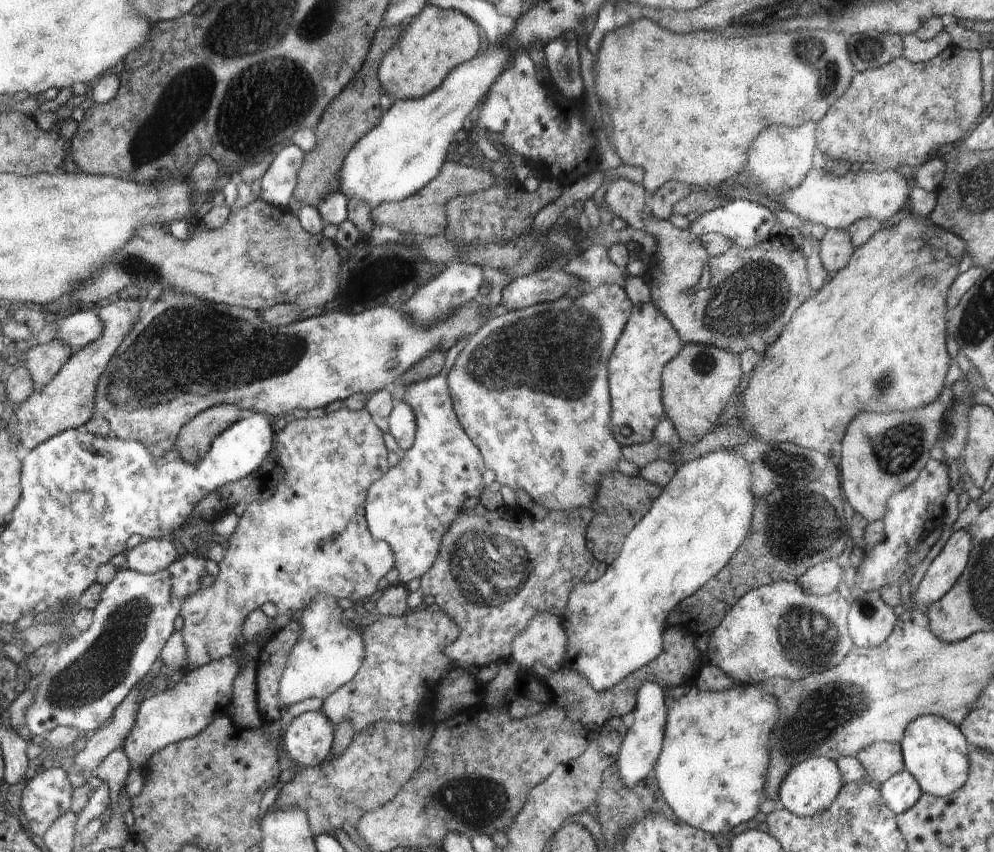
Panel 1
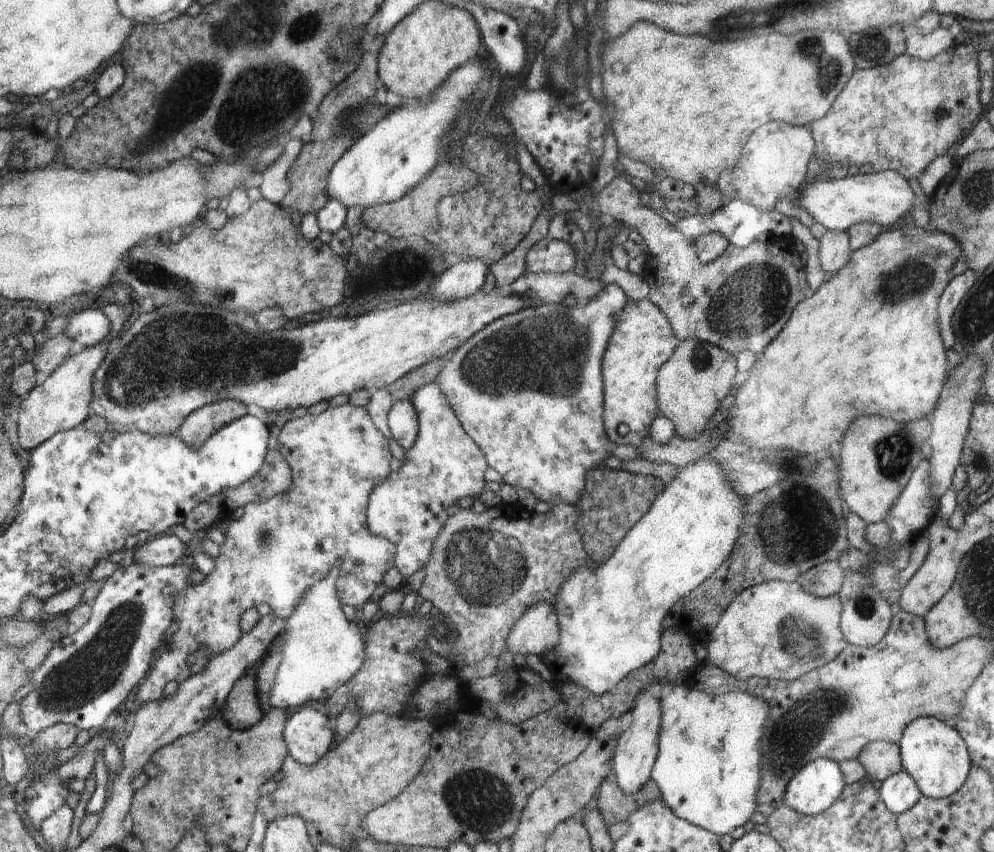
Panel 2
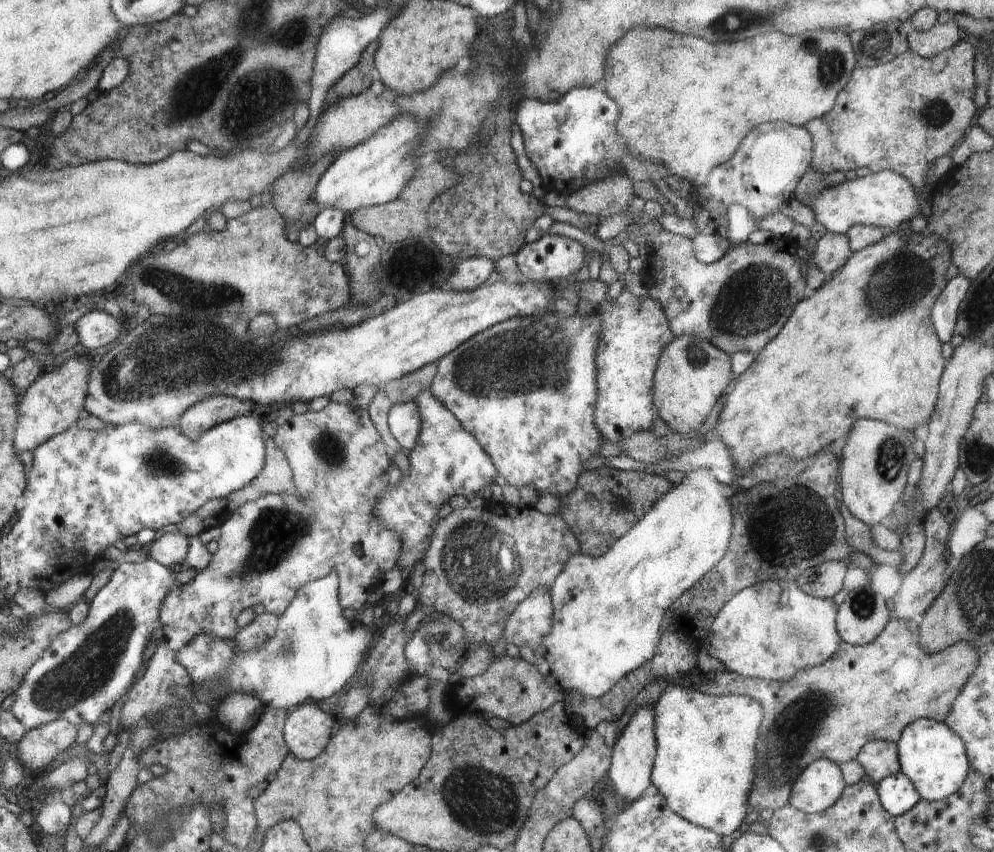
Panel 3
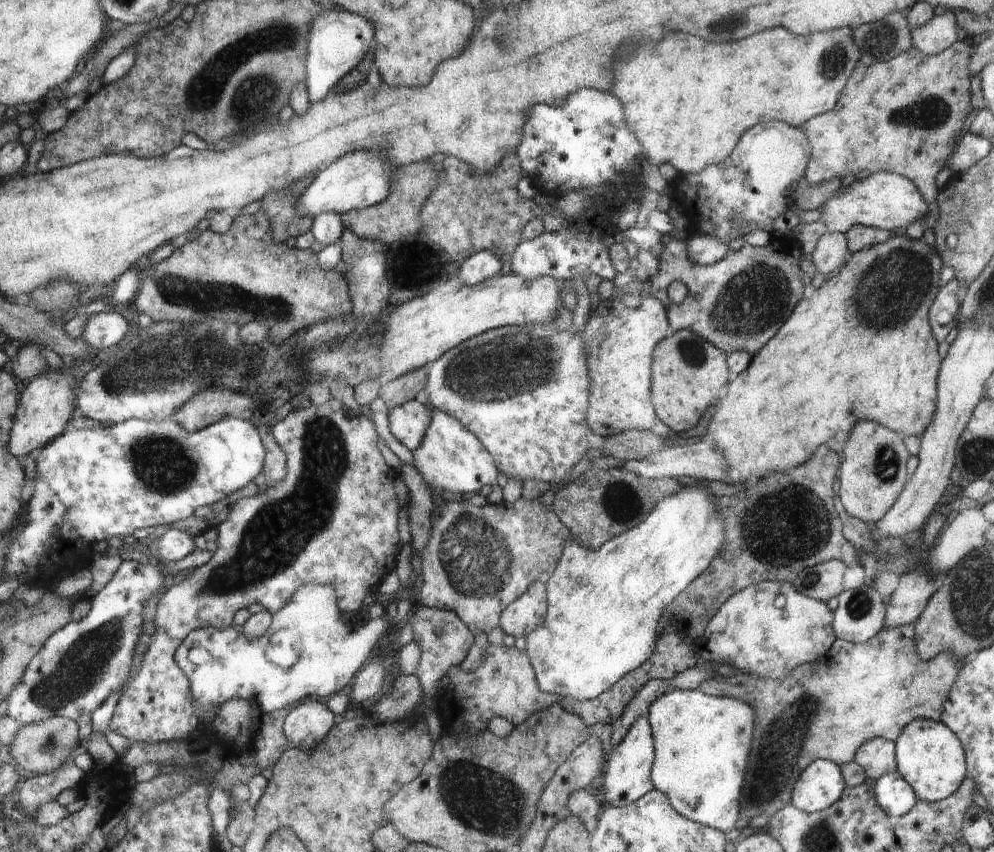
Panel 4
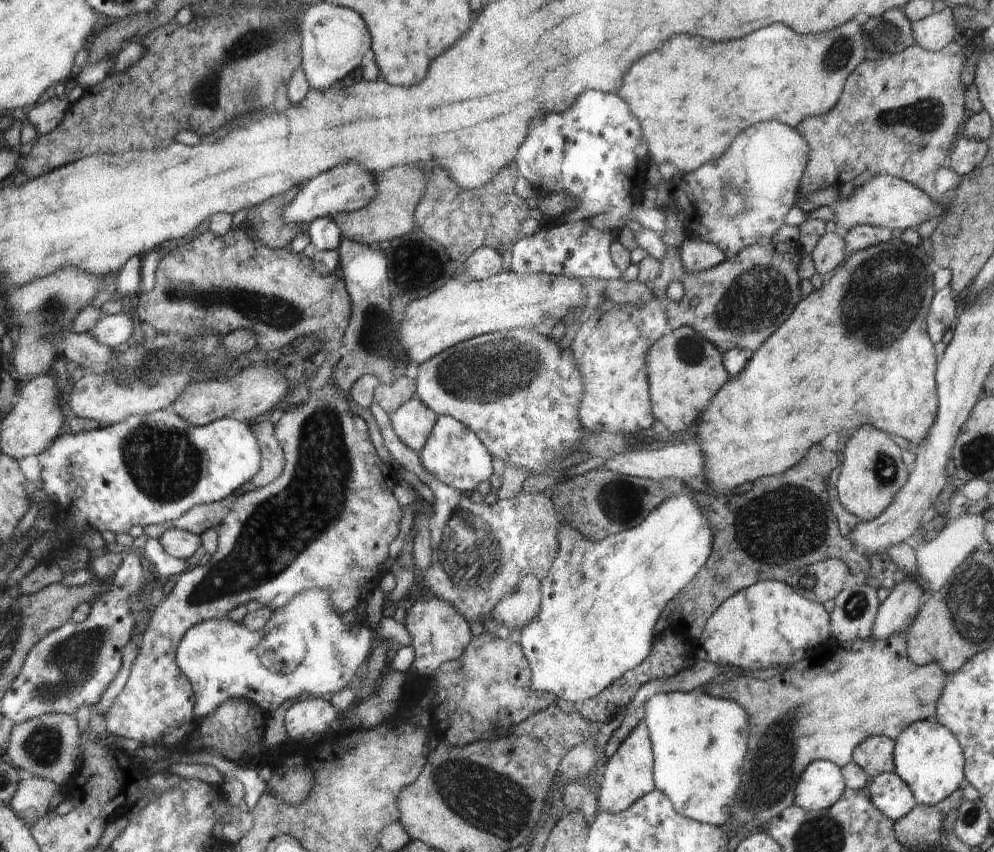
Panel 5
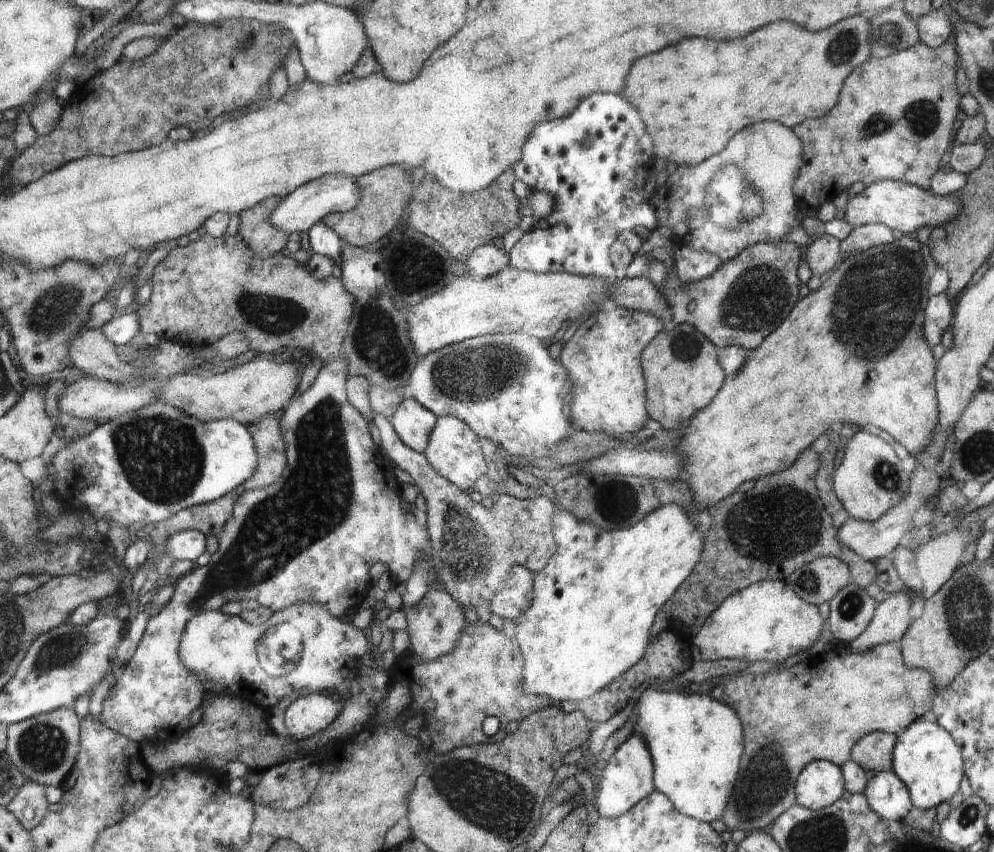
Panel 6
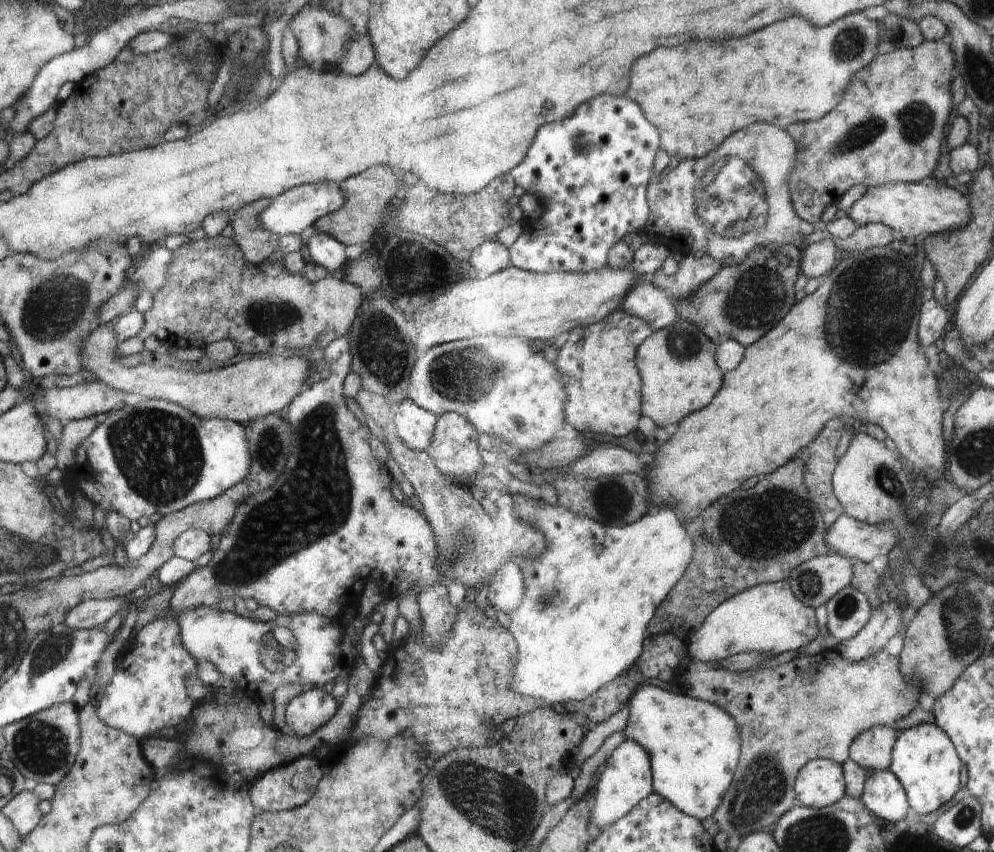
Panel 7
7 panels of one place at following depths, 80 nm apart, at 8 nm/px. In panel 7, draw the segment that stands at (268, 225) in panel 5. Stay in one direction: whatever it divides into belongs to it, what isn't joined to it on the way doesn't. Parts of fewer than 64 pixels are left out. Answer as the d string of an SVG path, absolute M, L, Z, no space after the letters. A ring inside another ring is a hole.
M260 199L231 213L230 223L234 229L232 238L244 258L253 265L279 253L279 236L261 225L261 212L270 203L270 199Z

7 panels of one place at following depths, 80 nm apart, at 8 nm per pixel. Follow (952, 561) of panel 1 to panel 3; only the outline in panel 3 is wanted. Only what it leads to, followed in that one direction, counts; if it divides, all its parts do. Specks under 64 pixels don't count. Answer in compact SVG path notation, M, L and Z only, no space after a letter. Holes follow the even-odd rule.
M939 509L930 510L930 514L925 516L922 523L926 534L925 548L922 551L923 556L918 565L904 576L898 592L893 596L894 610L890 612L890 618L898 617L899 619L915 620L924 616L930 605L942 592L947 583L947 578L952 572L953 565L946 558L952 525L946 522L946 518L944 518Z

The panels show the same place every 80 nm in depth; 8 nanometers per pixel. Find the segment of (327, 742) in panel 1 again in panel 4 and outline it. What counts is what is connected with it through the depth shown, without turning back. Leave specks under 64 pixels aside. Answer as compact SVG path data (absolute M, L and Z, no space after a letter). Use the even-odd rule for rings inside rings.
M309 698L294 706L284 720L284 731L290 746L312 751L322 743L334 726L332 712L321 700Z

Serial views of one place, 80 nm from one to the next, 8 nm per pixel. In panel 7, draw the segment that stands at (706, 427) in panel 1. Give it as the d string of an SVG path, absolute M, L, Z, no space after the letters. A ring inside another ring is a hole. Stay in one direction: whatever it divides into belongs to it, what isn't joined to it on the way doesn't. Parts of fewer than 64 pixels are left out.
M678 320L672 326L654 331L637 350L641 373L641 413L658 426L678 424L696 410L712 402L722 388L722 372L714 362L714 344L694 323Z

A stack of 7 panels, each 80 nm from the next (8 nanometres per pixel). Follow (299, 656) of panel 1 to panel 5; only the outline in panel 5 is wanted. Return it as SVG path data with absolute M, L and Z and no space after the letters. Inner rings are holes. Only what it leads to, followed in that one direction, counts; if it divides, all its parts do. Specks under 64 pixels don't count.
M308 589L304 593L293 598L288 605L282 606L273 611L271 619L266 622L266 626L257 631L251 631L244 626L244 623L226 619L209 619L202 621L186 631L184 640L180 642L180 647L176 650L177 665L182 672L186 674L192 682L197 698L197 708L194 712L199 719L208 717L215 709L222 706L224 702L237 698L250 701L252 704L260 707L262 710L276 710L289 700L299 700L305 696L320 697L326 701L330 700L332 694L340 692L344 686L351 684L350 680L356 676L358 668L364 664L368 654L372 654L372 644L374 640L388 640L400 643L400 646L411 644L410 633L406 630L403 623L396 622L394 617L382 617L376 628L352 628L346 626L333 606L330 600L330 593L324 589ZM286 622L300 622L304 624L304 639L306 654L302 662L293 671L290 676L290 682L283 673L274 674L268 672L258 656L256 656L256 646L264 638L266 630L278 624Z

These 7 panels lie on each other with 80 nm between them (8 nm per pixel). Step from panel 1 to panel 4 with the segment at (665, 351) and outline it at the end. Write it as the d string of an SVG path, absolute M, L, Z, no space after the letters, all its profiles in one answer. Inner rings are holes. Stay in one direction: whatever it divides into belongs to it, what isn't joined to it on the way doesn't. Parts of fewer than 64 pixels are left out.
M644 291L640 295L623 295L622 298L600 302L589 316L582 334L587 348L587 362L594 366L594 406L588 407L588 426L594 426L594 434L612 437L613 441L617 433L634 429L650 431L657 417L652 401L654 351L662 340L672 334L665 306Z

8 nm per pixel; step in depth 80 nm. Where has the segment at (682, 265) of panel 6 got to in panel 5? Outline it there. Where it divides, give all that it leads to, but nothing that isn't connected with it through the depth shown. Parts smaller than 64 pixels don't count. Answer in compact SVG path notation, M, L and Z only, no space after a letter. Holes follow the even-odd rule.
M686 238L679 248L685 270L690 272L712 268L720 264L727 256L718 246L706 241L693 241Z

